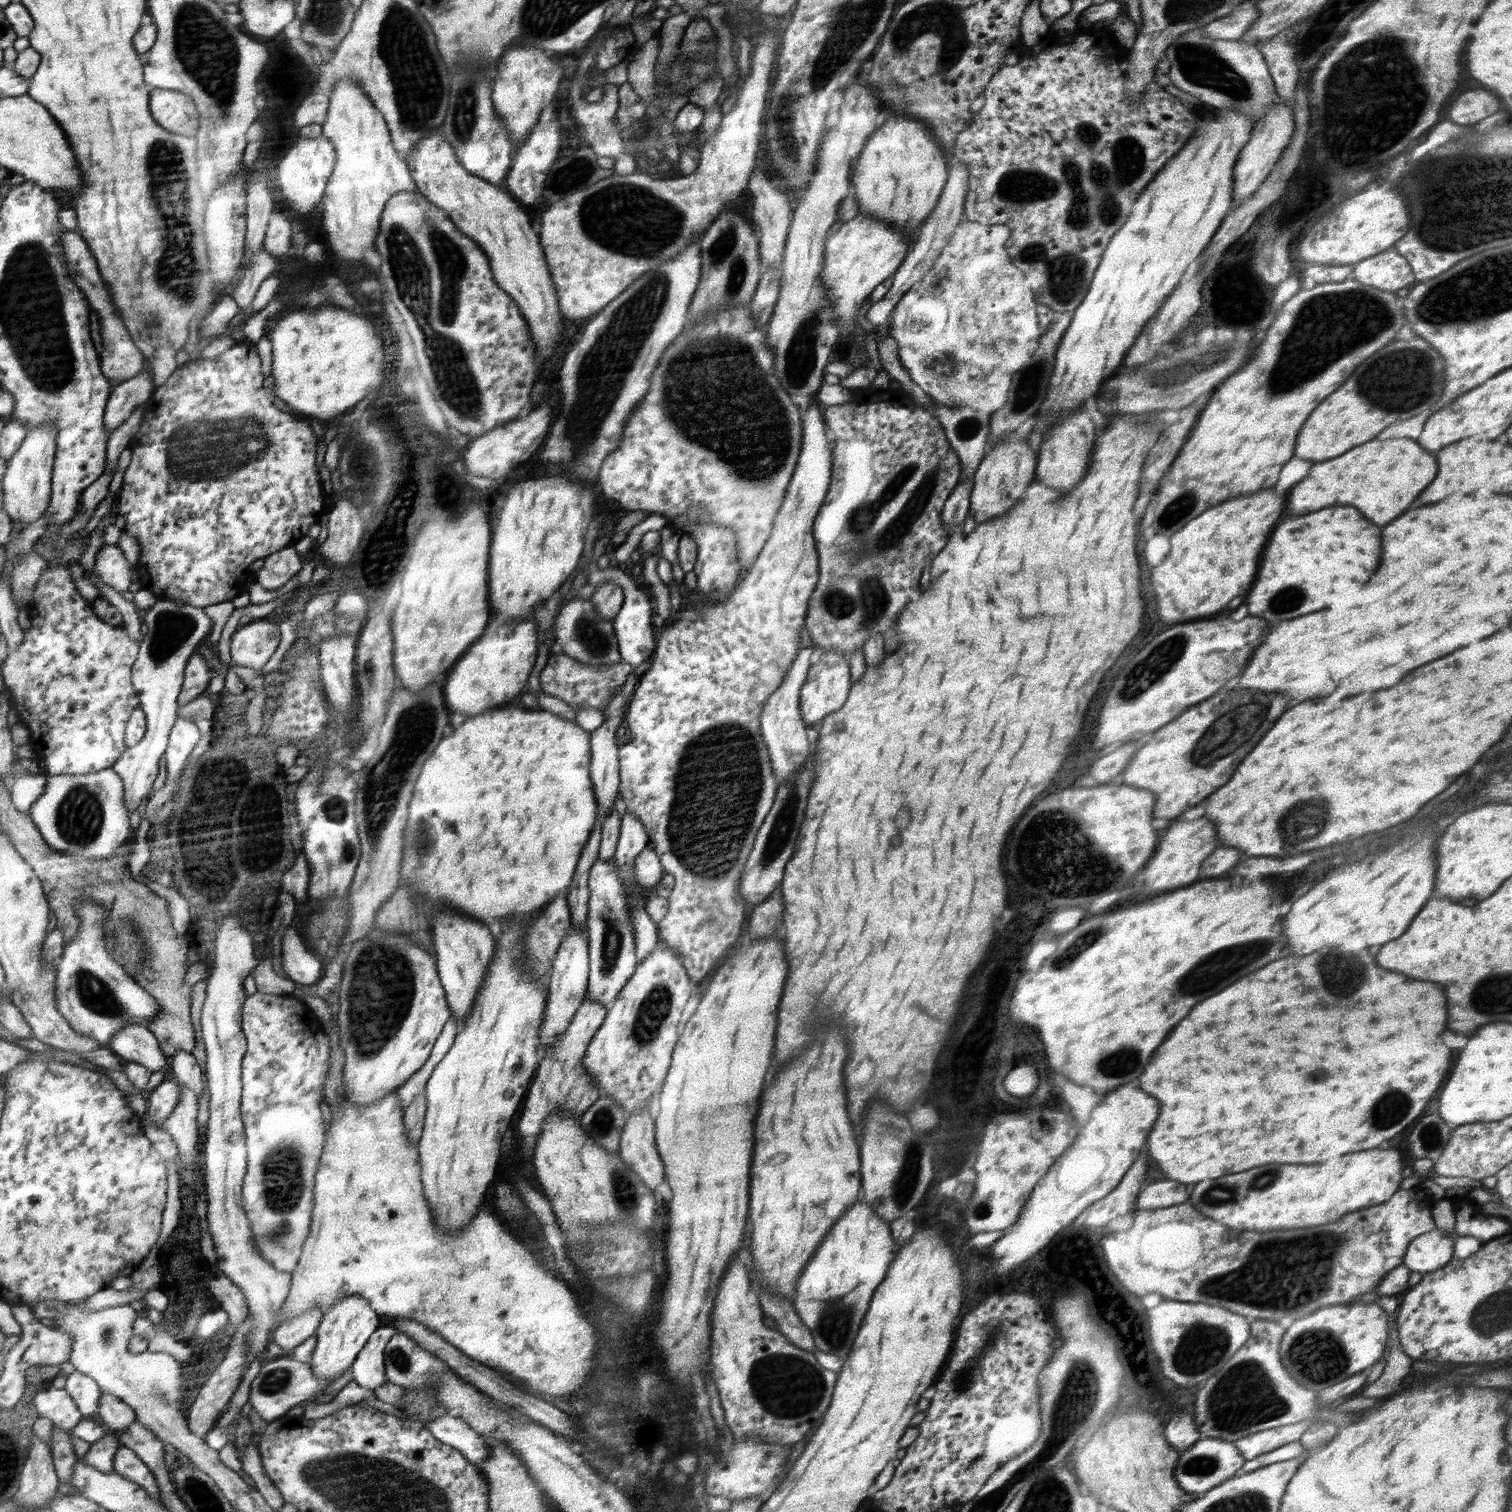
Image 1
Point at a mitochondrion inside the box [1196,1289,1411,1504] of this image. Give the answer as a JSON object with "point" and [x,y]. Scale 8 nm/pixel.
{"point":[1245,1396]}

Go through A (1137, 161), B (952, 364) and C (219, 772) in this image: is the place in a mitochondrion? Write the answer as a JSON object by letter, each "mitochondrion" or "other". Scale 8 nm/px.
{"A":"mitochondrion","B":"other","C":"mitochondrion"}

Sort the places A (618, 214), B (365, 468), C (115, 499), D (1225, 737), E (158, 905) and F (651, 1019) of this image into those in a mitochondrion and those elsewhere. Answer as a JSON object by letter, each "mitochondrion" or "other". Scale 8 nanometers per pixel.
{"A":"mitochondrion","B":"mitochondrion","C":"other","D":"mitochondrion","E":"other","F":"mitochondrion"}

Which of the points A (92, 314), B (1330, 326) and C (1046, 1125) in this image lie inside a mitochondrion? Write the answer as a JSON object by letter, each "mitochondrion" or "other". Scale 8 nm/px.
{"A":"other","B":"mitochondrion","C":"mitochondrion"}

